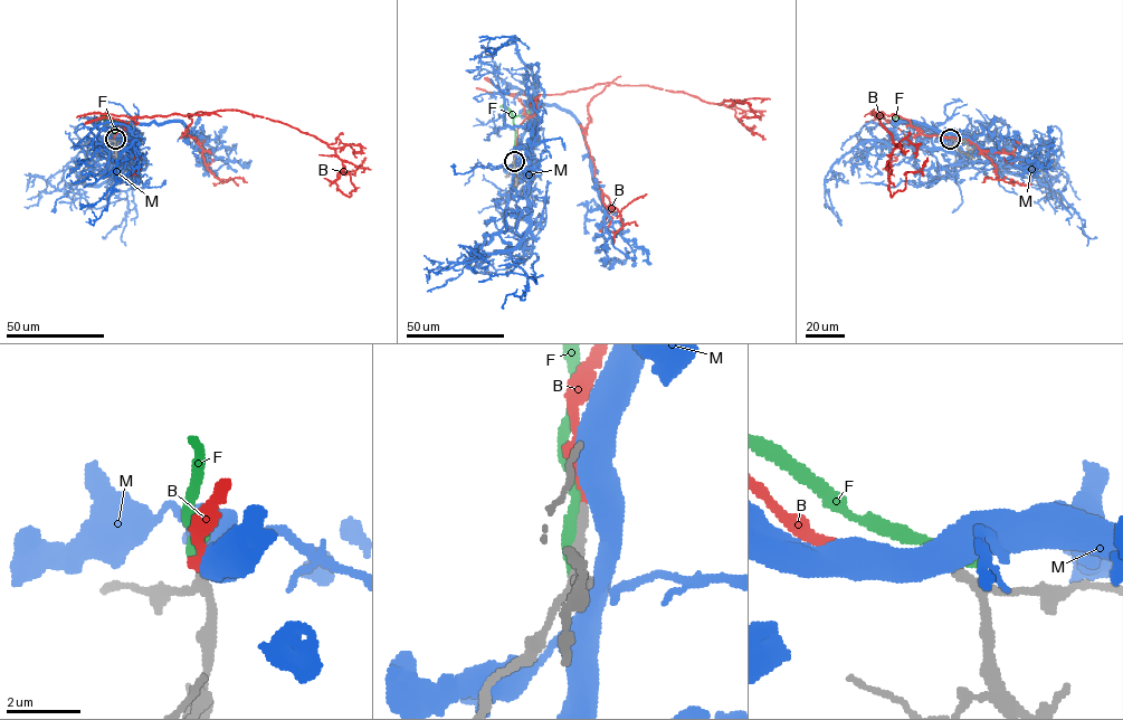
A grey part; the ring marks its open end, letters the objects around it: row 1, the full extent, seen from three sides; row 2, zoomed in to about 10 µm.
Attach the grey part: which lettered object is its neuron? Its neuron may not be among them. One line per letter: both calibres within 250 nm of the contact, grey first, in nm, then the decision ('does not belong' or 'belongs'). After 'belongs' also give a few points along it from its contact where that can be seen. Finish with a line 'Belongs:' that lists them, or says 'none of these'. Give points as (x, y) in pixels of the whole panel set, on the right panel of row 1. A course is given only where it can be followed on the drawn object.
B: calibres 240 and 200 nm; belongs; course (950, 139), (871, 112), (895, 145), (890, 161), (892, 196), (905, 188), (905, 174), (921, 171), (926, 158)
F: calibres 240 and 360 nm; does not belong
M: calibres 240 and 600 nm; does not belong
Belongs: B

